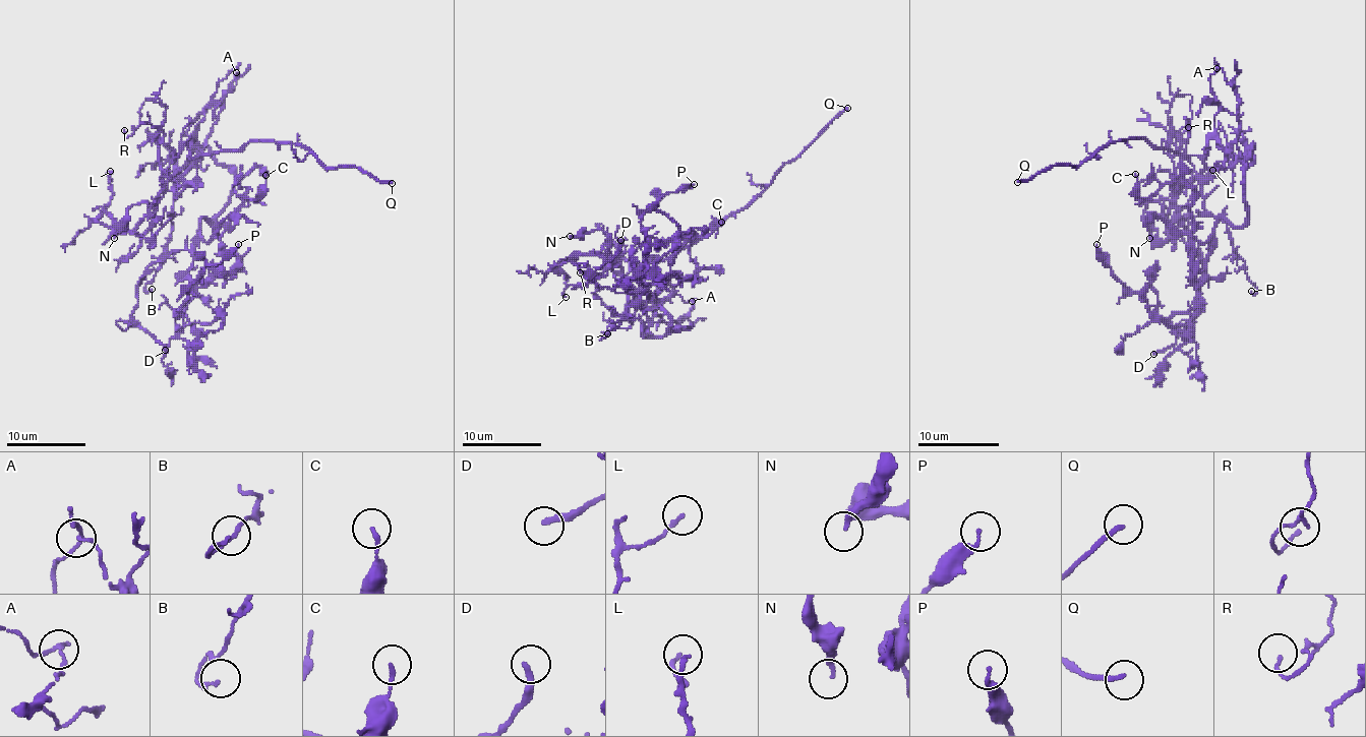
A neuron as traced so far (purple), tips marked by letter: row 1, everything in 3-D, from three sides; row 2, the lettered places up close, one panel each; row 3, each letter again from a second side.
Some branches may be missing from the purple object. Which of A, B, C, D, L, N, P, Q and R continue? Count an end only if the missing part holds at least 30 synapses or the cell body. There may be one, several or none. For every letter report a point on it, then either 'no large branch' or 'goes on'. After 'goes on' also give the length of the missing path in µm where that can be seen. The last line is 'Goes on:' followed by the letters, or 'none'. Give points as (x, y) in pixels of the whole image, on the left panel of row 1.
A: place (236, 72); no large branch
B: place (152, 289); no large branch
C: place (265, 175); no large branch
D: place (165, 350); no large branch
L: place (110, 171); no large branch
N: place (114, 238); no large branch
P: place (238, 244); no large branch
Q: place (392, 183); goes on; missing 15 µm
R: place (124, 130); no large branch
Goes on: Q

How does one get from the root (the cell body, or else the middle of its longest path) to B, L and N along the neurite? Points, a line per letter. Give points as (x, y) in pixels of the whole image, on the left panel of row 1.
B: (219, 163), (206, 147), (189, 143), (189, 158), (173, 177), (167, 254), (145, 286), (152, 289)
L: (219, 163), (206, 147), (193, 143), (191, 149), (191, 141), (187, 162), (132, 230), (104, 210), (110, 171)
N: (219, 163), (206, 147), (193, 143), (191, 149), (191, 141), (187, 162), (156, 200), (128, 210), (114, 238)

